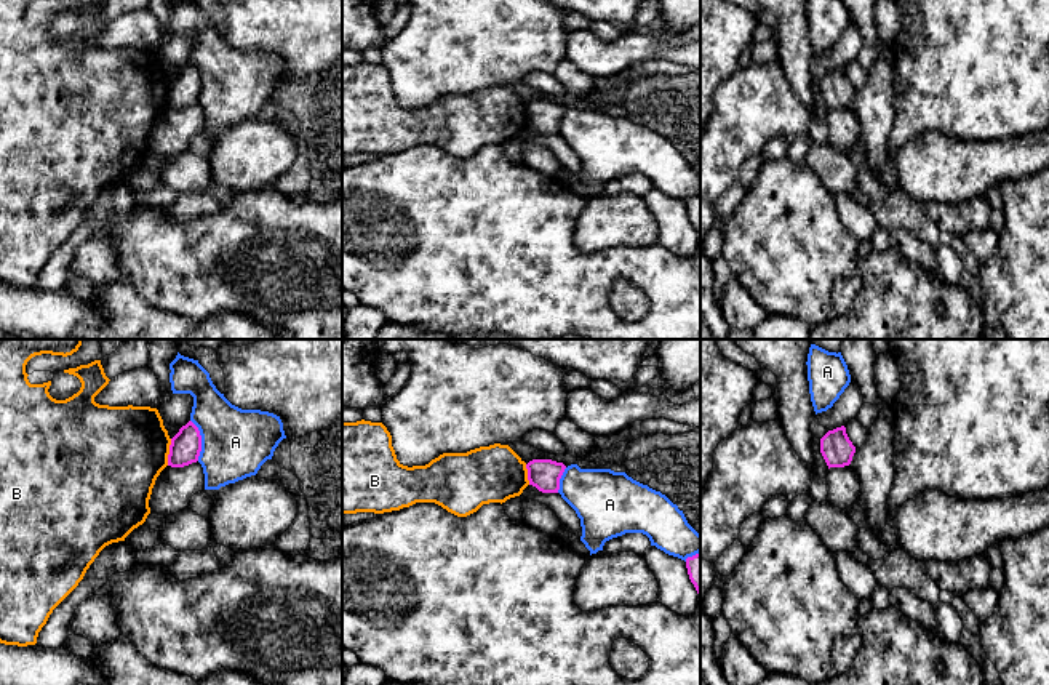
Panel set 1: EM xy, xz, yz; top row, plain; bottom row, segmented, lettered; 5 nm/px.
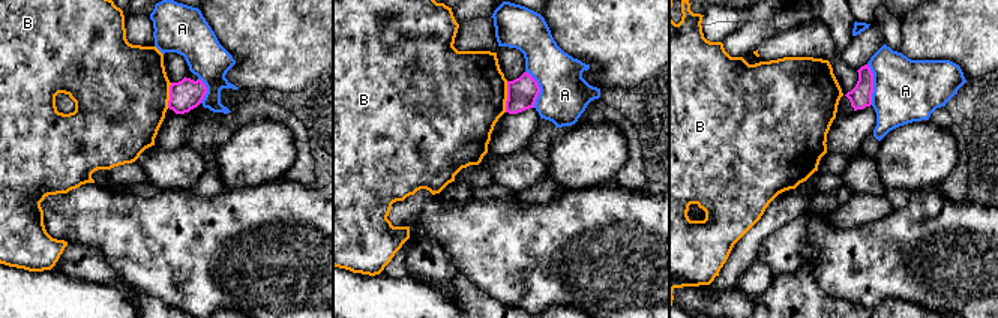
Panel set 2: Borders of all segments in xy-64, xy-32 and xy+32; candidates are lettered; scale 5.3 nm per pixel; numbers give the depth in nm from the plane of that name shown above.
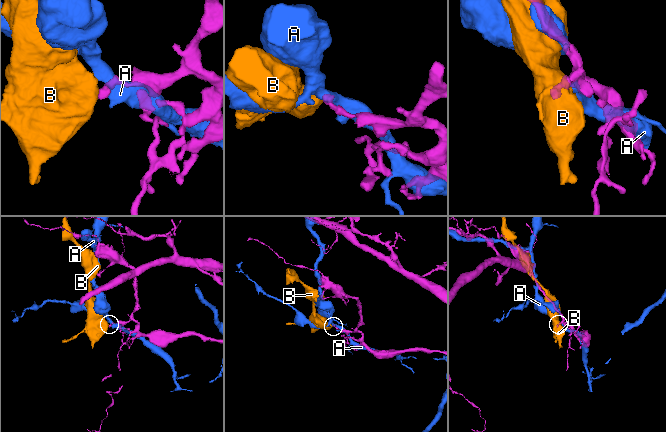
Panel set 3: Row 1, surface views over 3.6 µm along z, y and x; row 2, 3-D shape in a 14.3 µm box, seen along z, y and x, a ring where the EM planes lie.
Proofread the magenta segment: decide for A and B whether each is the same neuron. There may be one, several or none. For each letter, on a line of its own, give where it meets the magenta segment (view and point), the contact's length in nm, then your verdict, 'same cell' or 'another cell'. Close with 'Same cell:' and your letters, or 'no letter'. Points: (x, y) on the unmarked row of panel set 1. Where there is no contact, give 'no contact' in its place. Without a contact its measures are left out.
A: meets magenta in xy at (200, 82); contact 220 nm long; another cell
B: meets magenta in xy at (170, 93); contact 140 nm long; another cell
Same cell: no letter

